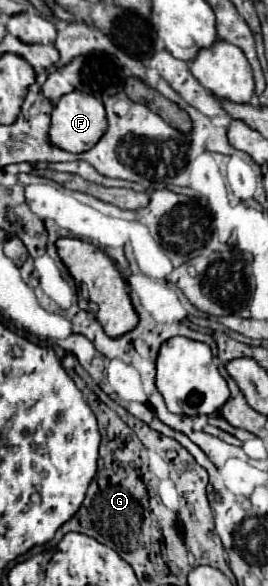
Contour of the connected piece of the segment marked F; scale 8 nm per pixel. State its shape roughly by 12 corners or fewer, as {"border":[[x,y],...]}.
{"border":[[68,93],[51,113],[50,141],[90,151],[106,133],[104,105]]}

